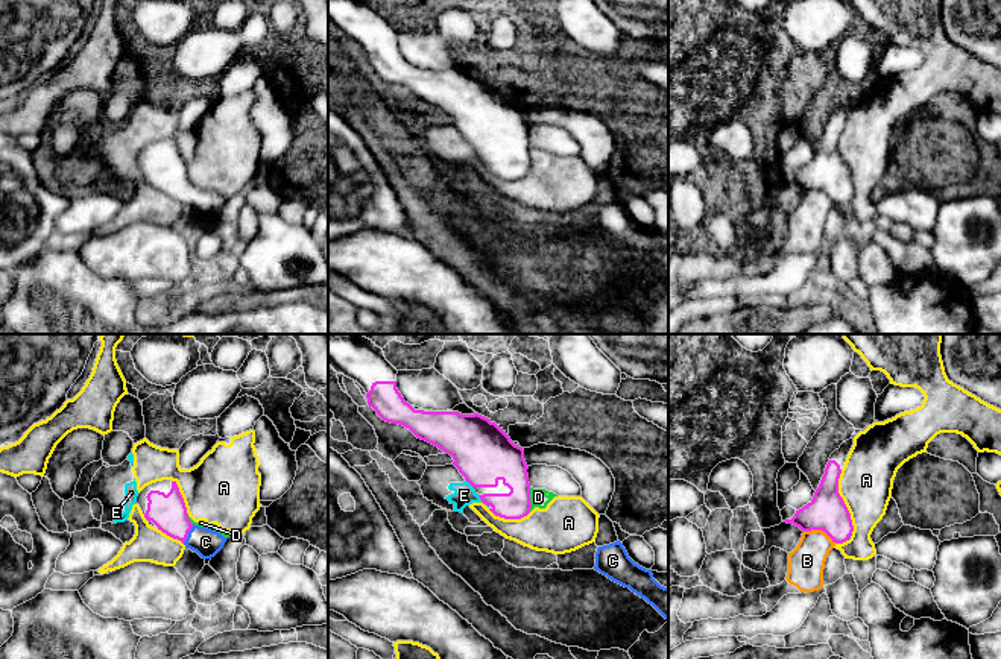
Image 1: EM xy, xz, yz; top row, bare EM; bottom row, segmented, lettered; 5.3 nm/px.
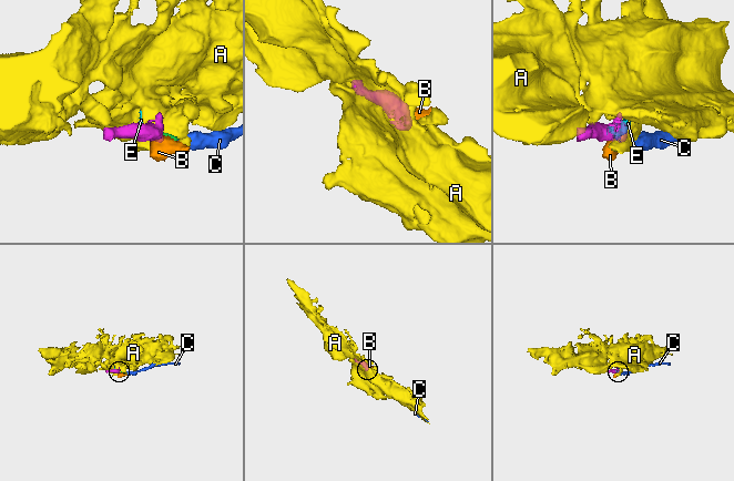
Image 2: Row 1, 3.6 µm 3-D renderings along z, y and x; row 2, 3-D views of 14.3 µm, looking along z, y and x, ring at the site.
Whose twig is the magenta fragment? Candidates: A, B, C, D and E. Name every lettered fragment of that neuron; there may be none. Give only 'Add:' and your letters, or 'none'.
Add: C

